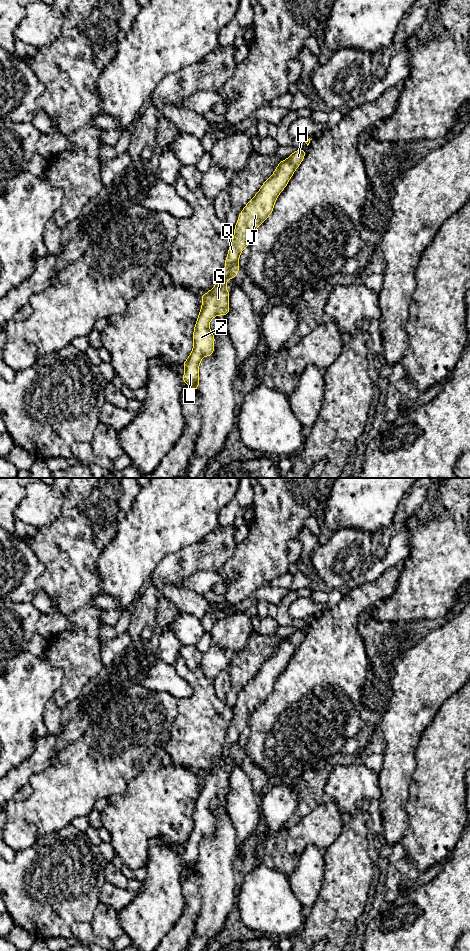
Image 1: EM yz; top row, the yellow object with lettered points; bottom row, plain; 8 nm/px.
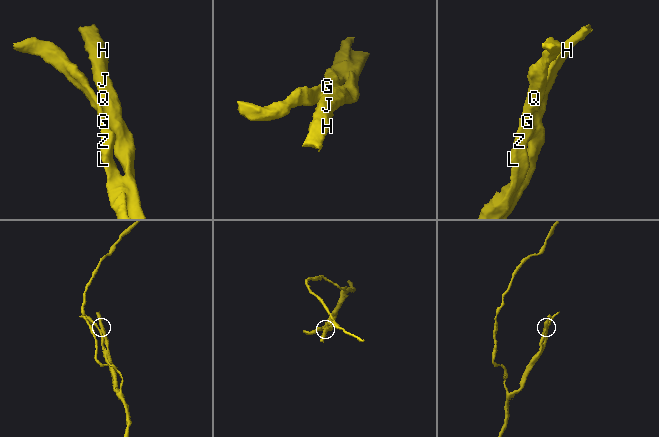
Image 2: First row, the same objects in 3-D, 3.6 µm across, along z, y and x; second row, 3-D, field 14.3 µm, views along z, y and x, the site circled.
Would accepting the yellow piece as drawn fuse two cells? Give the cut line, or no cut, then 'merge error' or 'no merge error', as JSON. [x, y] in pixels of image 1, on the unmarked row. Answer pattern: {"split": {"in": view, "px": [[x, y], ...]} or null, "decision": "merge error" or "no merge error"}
{"split": {"in": "yz", "px": [[237, 741], [228, 749], [227, 758]]}, "decision": "merge error"}

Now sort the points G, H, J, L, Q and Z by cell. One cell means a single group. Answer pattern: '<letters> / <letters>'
G L Z / H J Q

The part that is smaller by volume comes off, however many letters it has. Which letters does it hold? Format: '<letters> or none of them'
G, L, Z

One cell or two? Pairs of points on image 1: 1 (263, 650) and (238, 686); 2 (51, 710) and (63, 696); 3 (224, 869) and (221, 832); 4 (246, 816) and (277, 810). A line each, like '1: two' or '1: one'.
1: one
2: two
3: one
4: two

